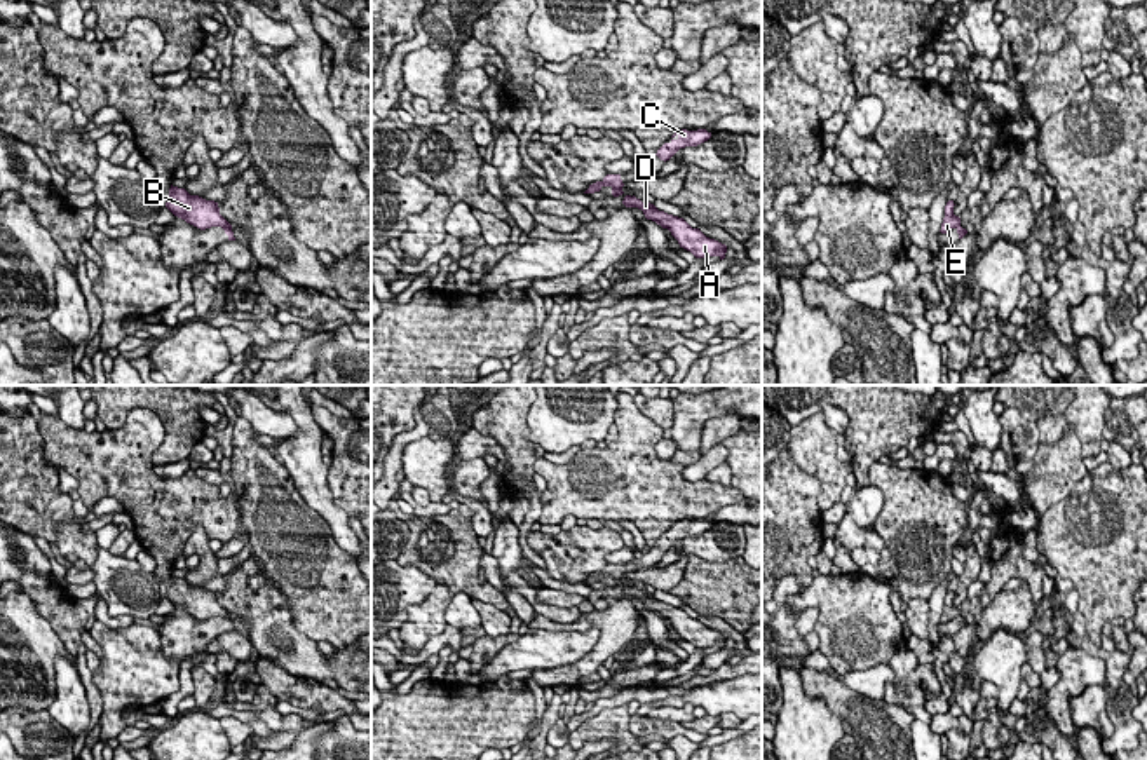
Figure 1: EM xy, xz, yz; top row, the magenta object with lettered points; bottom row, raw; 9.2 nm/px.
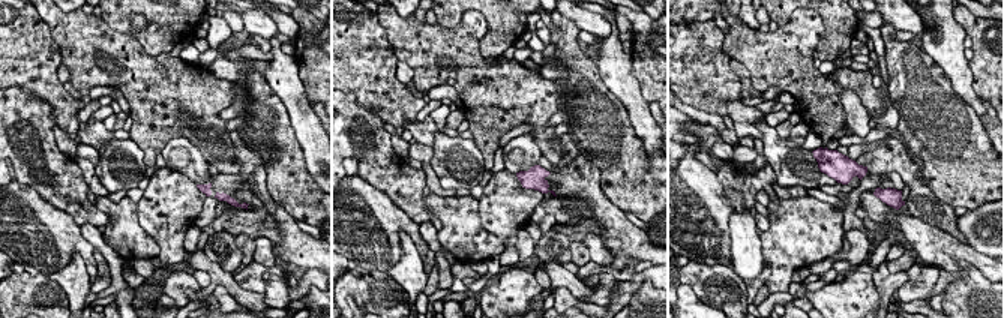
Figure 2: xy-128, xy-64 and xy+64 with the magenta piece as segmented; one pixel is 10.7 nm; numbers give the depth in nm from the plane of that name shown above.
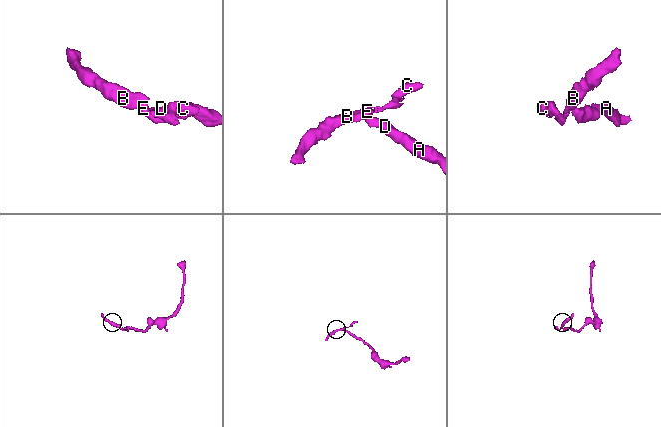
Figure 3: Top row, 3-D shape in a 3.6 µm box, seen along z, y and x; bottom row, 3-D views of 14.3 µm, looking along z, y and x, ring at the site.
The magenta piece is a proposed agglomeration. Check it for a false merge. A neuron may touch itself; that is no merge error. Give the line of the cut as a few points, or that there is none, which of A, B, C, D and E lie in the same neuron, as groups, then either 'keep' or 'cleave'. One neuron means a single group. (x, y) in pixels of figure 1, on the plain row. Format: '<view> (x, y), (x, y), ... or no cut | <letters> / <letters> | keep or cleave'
xy (222, 616), (230, 619) | A D / B C E | cleave

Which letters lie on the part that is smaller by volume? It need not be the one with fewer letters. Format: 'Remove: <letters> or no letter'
Remove: B, C, E

